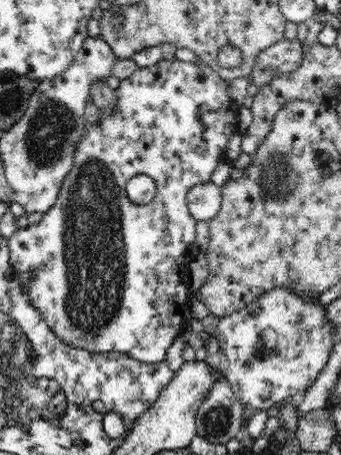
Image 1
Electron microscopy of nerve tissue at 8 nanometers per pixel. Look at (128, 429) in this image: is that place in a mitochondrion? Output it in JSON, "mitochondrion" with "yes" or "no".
{"mitochondrion":"no"}

